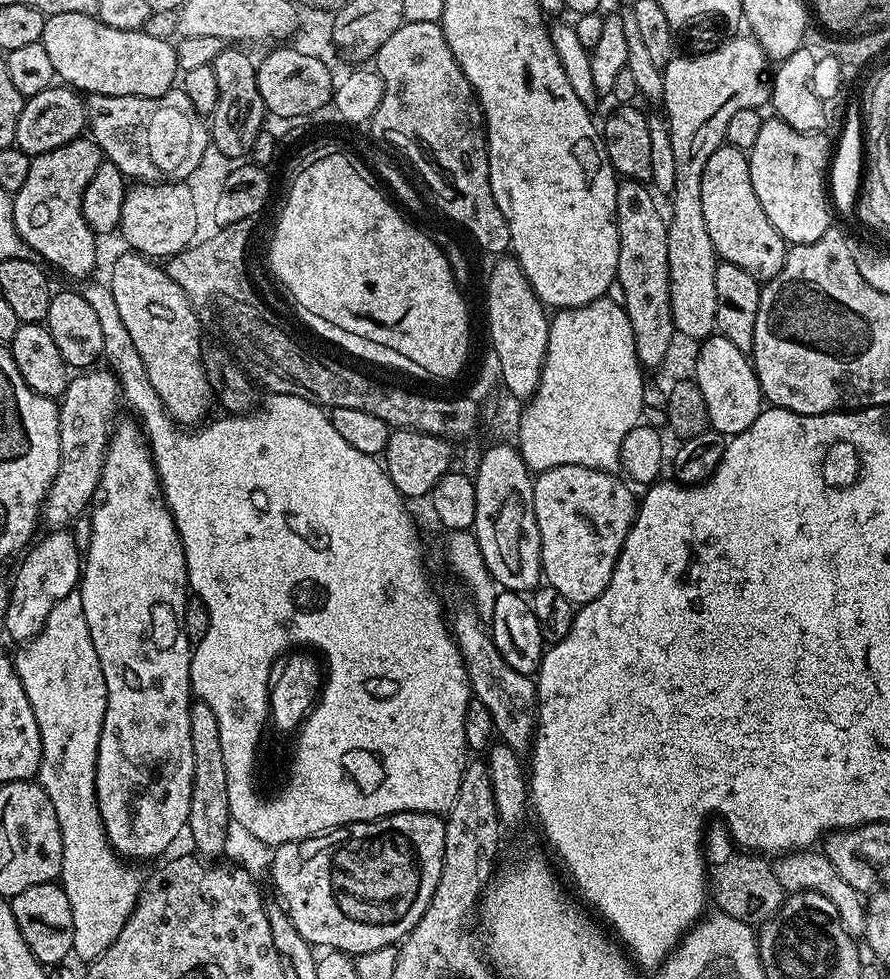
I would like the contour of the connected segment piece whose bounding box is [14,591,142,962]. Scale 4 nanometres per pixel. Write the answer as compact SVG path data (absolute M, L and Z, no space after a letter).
M79 591L71 592L69 596L62 598L62 602L58 602L54 610L50 610L50 618L46 618L43 632L36 639L27 641L26 646L21 648L24 649L14 656L16 673L26 690L26 698L30 698L30 706L34 710L34 718L38 722L42 738L38 783L46 790L54 806L54 814L58 818L62 834L62 870L59 883L66 898L70 898L74 914L72 950L77 957L80 955L84 962L91 962L97 960L108 949L110 942L118 938L122 926L126 926L136 900L140 897L142 876L132 869L135 867L129 866L117 856L110 846L96 801L96 759L108 691L102 678L102 666L98 662L94 642L90 642L90 626L86 626L86 614L82 614L82 598Z

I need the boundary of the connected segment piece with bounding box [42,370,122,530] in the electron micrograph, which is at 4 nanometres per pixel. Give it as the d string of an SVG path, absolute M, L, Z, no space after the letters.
M84 370L73 375L69 379L68 388L58 400L60 469L52 480L42 509L43 523L48 523L47 527L52 530L63 529L71 520L78 519L83 512L85 515L102 474L104 455L108 449L108 437L112 435L114 421L117 419L116 403L118 405L121 403L122 393L115 372L96 371Z

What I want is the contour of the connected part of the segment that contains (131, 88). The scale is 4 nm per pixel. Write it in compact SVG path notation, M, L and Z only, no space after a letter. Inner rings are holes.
M54 14L44 21L43 46L57 77L65 85L94 96L158 98L173 91L178 80L172 40L150 38L144 31L114 30L95 16Z

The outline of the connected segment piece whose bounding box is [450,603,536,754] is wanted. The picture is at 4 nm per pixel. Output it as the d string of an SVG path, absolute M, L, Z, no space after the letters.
M471 603L462 605L460 612L450 616L450 631L466 666L468 687L475 700L482 702L482 706L490 710L490 718L496 727L495 735L515 752L527 753L536 731L535 679L518 674L518 670L514 670L514 666L510 666L510 662L506 662L506 658L498 654L498 646L494 646L491 631Z

